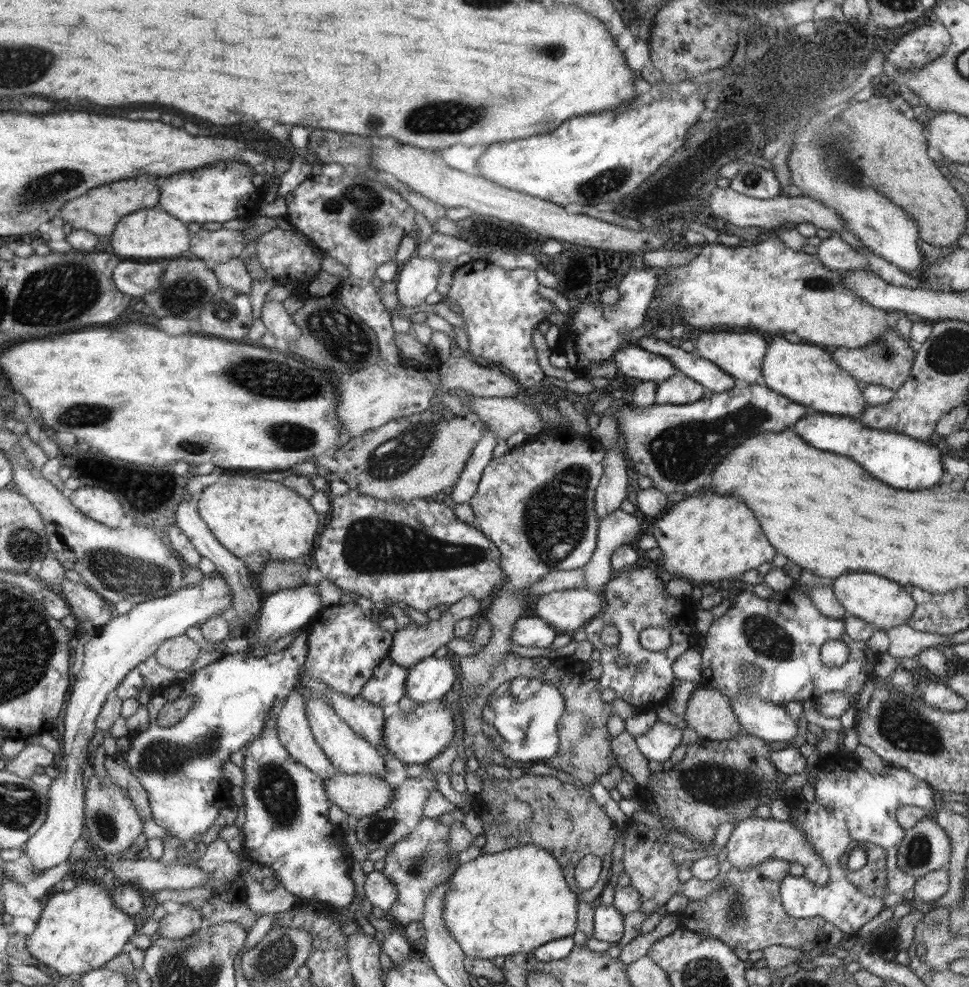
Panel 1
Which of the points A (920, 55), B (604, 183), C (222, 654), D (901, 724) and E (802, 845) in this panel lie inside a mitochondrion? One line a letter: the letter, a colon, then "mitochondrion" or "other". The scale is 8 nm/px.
A: other
B: mitochondrion
C: other
D: mitochondrion
E: other

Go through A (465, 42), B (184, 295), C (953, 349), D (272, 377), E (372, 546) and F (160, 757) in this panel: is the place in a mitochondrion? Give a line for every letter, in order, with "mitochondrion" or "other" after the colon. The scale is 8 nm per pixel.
A: other
B: mitochondrion
C: mitochondrion
D: mitochondrion
E: mitochondrion
F: mitochondrion

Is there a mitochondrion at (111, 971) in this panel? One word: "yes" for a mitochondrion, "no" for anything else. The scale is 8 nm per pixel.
no

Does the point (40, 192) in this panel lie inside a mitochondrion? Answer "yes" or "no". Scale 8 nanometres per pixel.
yes

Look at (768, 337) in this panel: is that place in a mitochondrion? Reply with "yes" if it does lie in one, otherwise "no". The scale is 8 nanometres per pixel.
no

